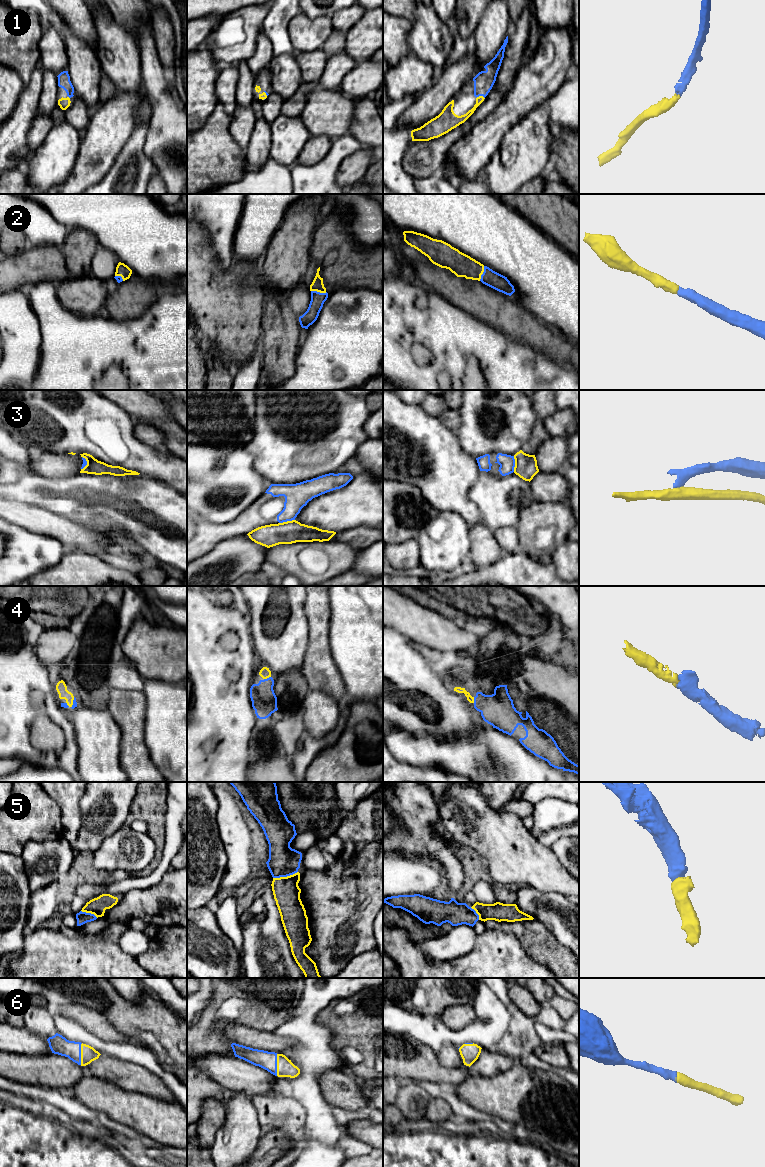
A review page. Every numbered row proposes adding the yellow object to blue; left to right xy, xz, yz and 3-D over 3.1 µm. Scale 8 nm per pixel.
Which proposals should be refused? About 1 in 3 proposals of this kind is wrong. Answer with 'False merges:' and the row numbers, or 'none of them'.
False merges: 3

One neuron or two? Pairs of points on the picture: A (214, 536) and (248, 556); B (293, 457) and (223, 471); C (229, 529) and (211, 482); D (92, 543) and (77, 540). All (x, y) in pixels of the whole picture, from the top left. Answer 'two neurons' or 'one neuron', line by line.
A: two neurons
B: two neurons
C: two neurons
D: one neuron

